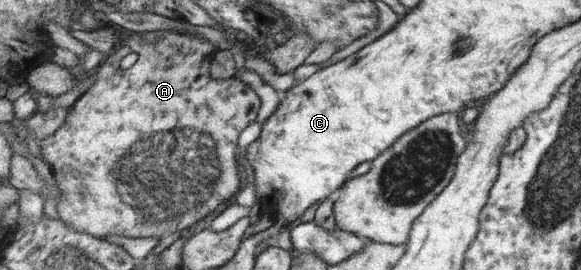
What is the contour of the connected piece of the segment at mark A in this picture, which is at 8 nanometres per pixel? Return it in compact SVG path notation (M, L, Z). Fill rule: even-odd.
M176 28L172 30L158 30L158 34L160 34L158 40L151 42L143 36L142 32L132 32L131 30L125 29L122 30L119 34L120 40L117 43L117 47L105 60L103 65L95 72L96 83L86 93L84 93L76 103L73 104L70 116L68 116L68 120L66 120L66 124L64 124L63 128L56 135L42 142L39 142L38 139L36 139L36 133L34 133L34 131L30 131L30 129L24 131L29 131L29 135L39 143L45 160L47 160L48 164L55 170L55 177L58 180L60 188L62 188L62 192L64 192L62 200L58 202L58 212L60 218L67 221L68 225L70 225L74 231L88 232L89 235L100 236L101 239L110 235L116 236L116 234L130 238L150 238L150 236L161 237L168 235L169 233L186 230L186 228L190 228L192 224L204 220L208 214L210 214L210 216L216 216L216 212L220 212L220 208L224 208L224 204L232 204L232 200L236 200L236 196L244 190L244 168L240 168L240 136L244 136L244 132L248 132L248 128L252 128L252 121L256 120L256 116L260 116L260 108L264 108L264 96L260 96L260 92L256 92L256 86L249 87L246 83L234 76L227 79L212 78L212 74L210 74L210 65L214 58L214 46L212 46L212 43L208 40L208 37L204 36L204 34L199 34L189 30L178 30ZM132 52L137 53L139 56L137 63L128 69L122 68L120 63L124 58L126 58L126 56L128 56L128 54L132 54Z

